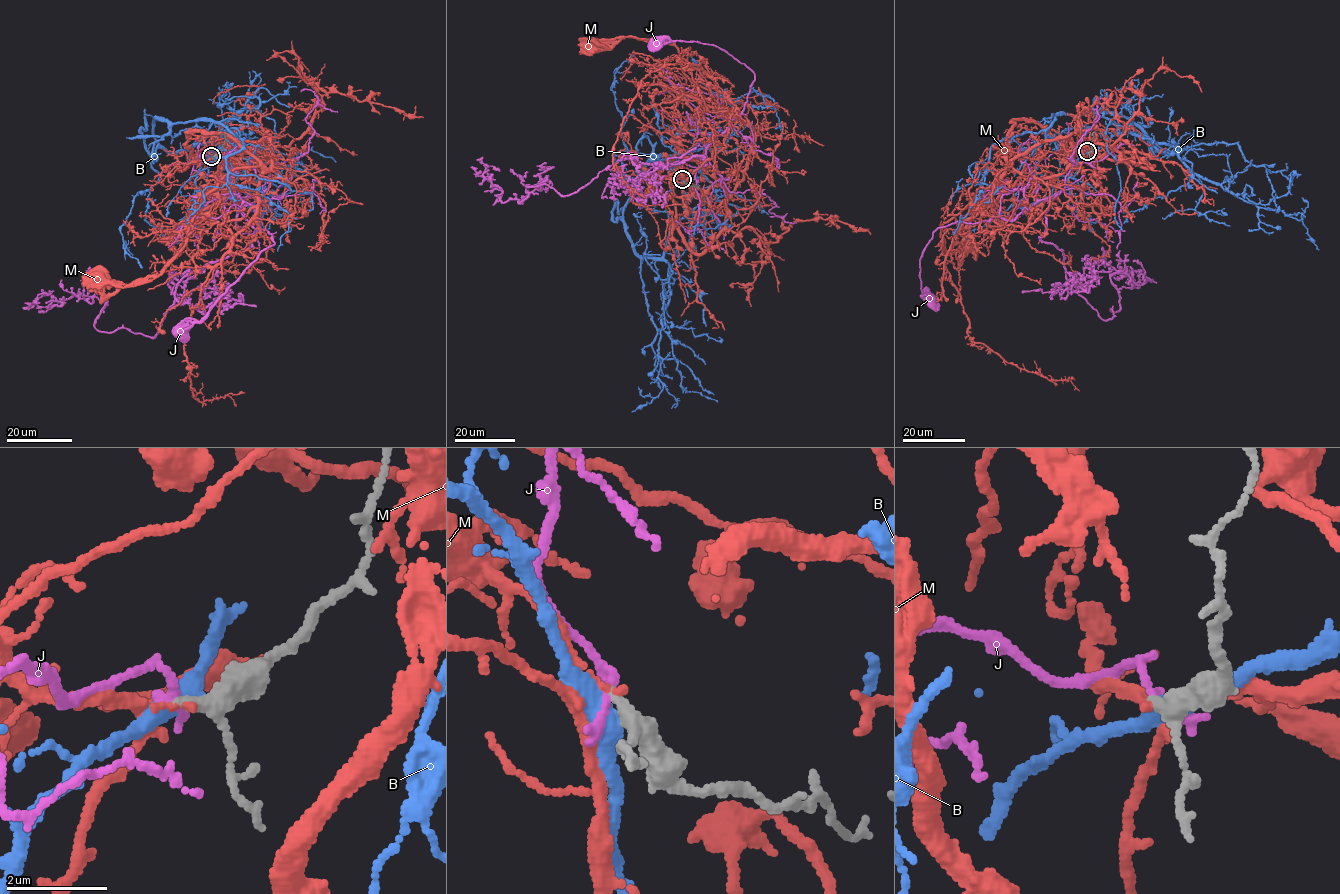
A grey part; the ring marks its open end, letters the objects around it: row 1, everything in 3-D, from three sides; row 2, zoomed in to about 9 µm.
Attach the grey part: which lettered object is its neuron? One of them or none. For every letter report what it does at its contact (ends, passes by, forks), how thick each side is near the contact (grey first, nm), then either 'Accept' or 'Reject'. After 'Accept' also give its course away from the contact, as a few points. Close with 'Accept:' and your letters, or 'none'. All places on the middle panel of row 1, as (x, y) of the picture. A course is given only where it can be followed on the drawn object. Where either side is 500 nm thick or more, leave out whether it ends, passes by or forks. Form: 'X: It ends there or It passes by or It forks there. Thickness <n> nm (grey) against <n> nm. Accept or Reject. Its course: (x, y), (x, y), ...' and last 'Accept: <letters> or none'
B: It passes by. Thickness 320 nm (grey) against 400 nm. Reject
J: It passes by. Thickness 240 nm (grey) against 160 nm. Reject
M: It passes by. Thickness 260 nm (grey) against 90 nm. Reject
Accept: none

